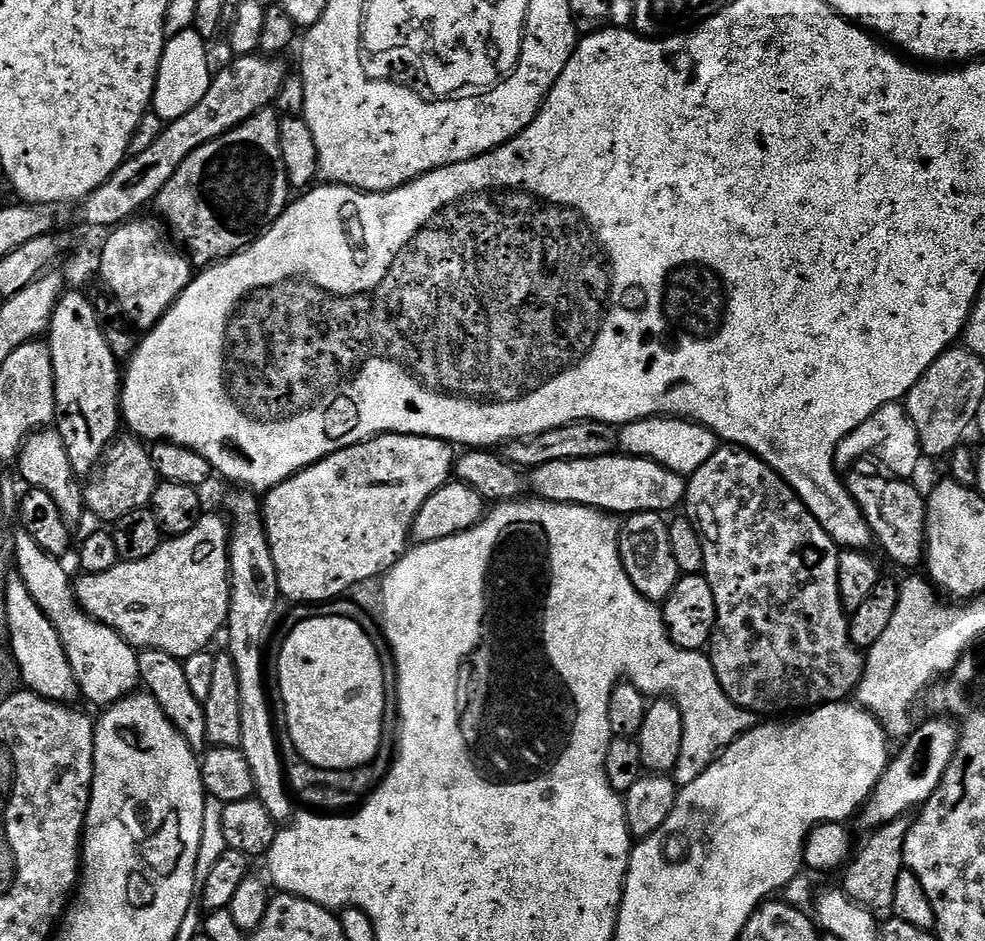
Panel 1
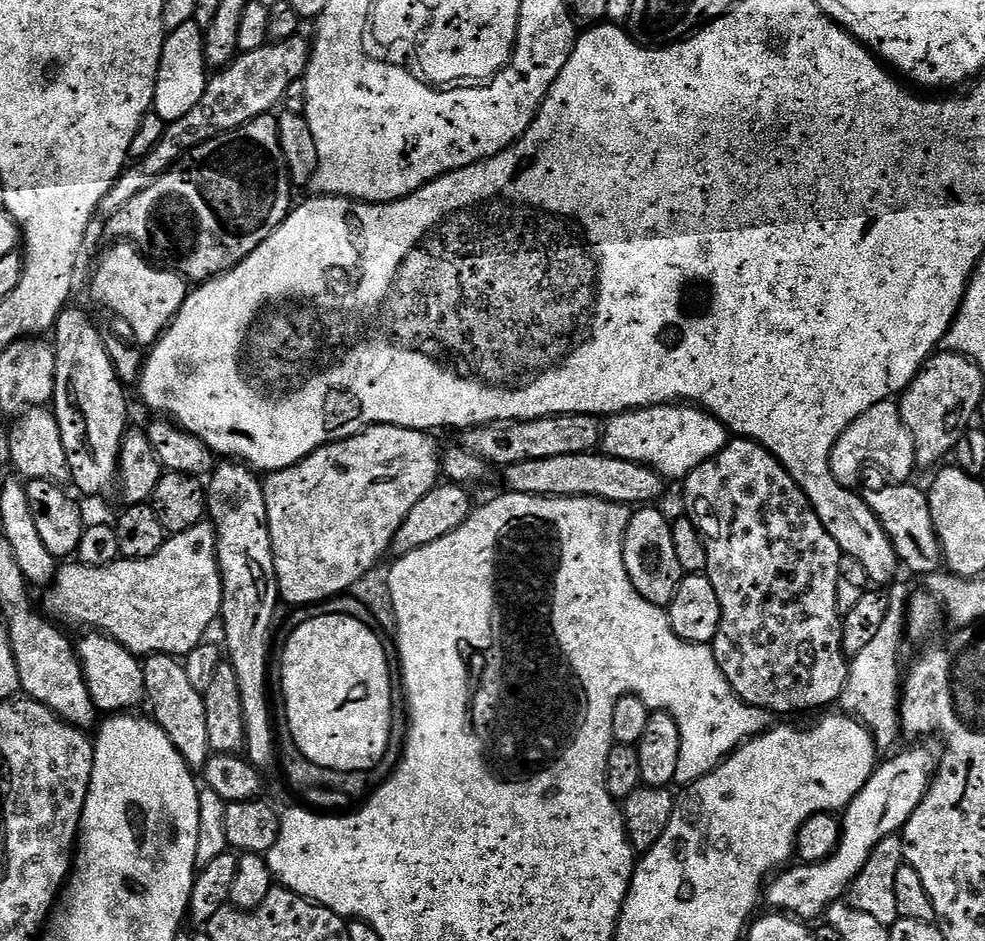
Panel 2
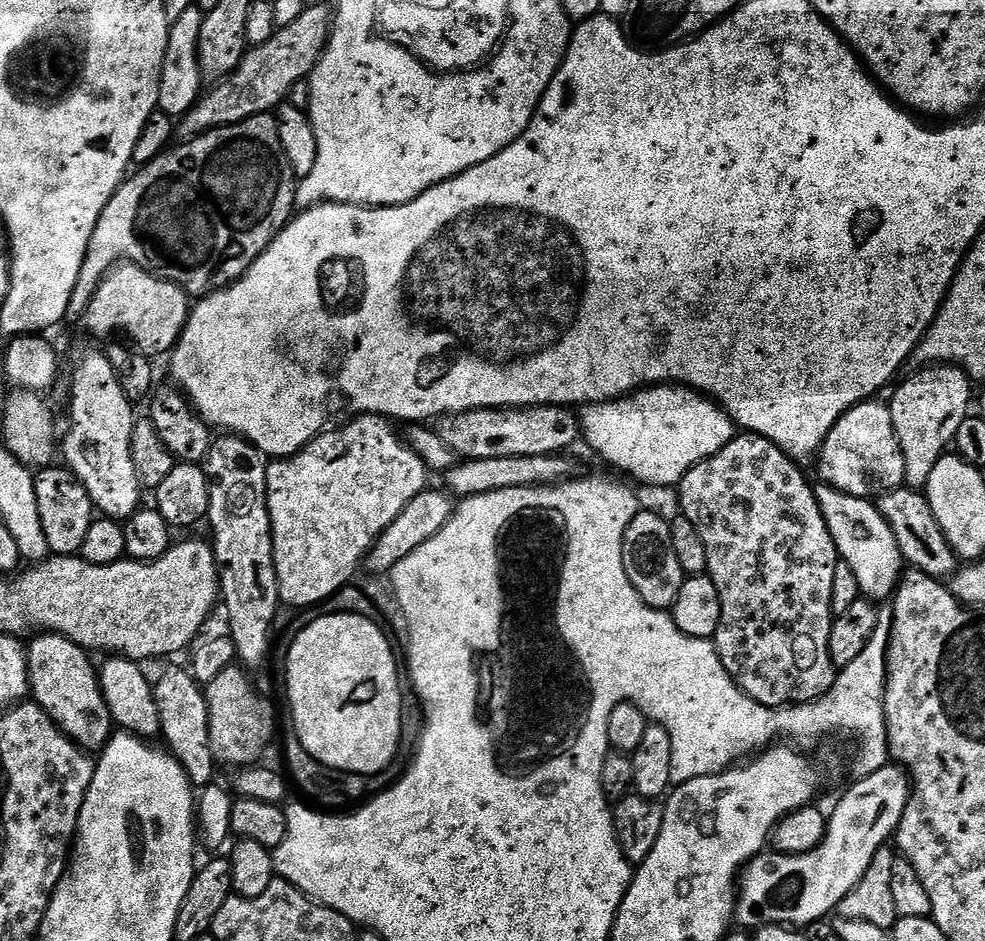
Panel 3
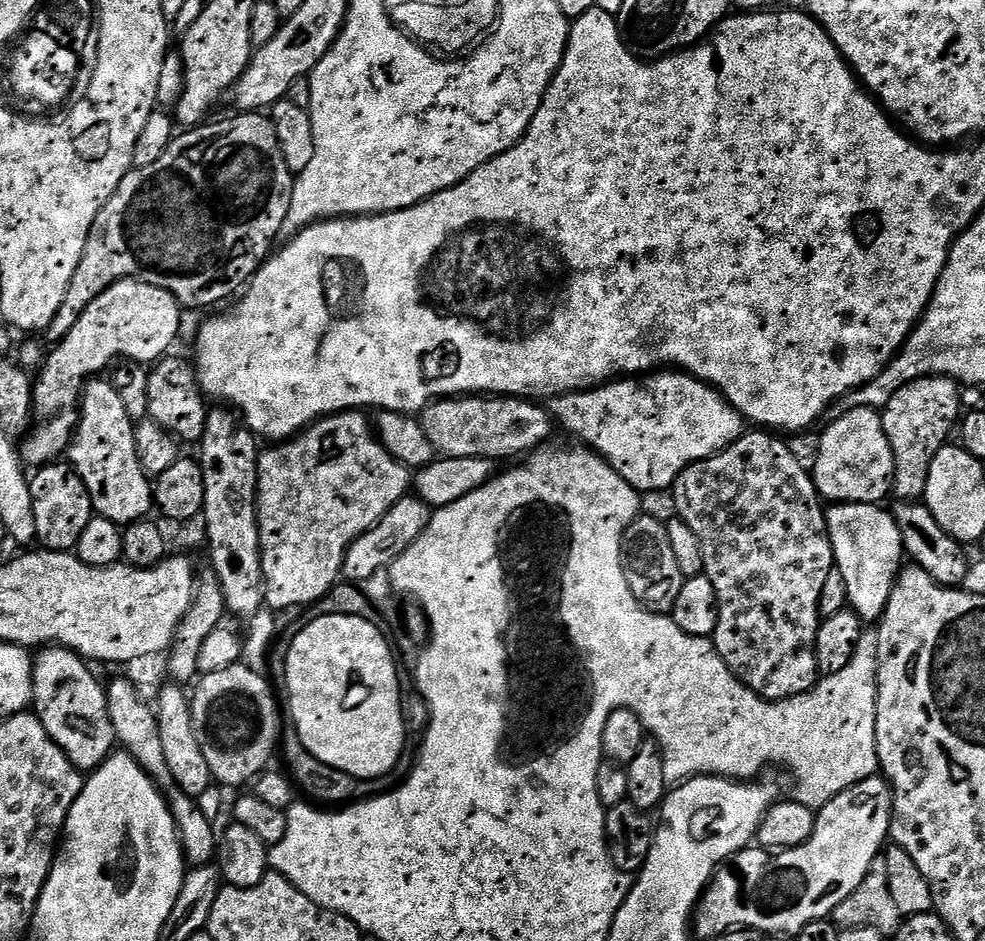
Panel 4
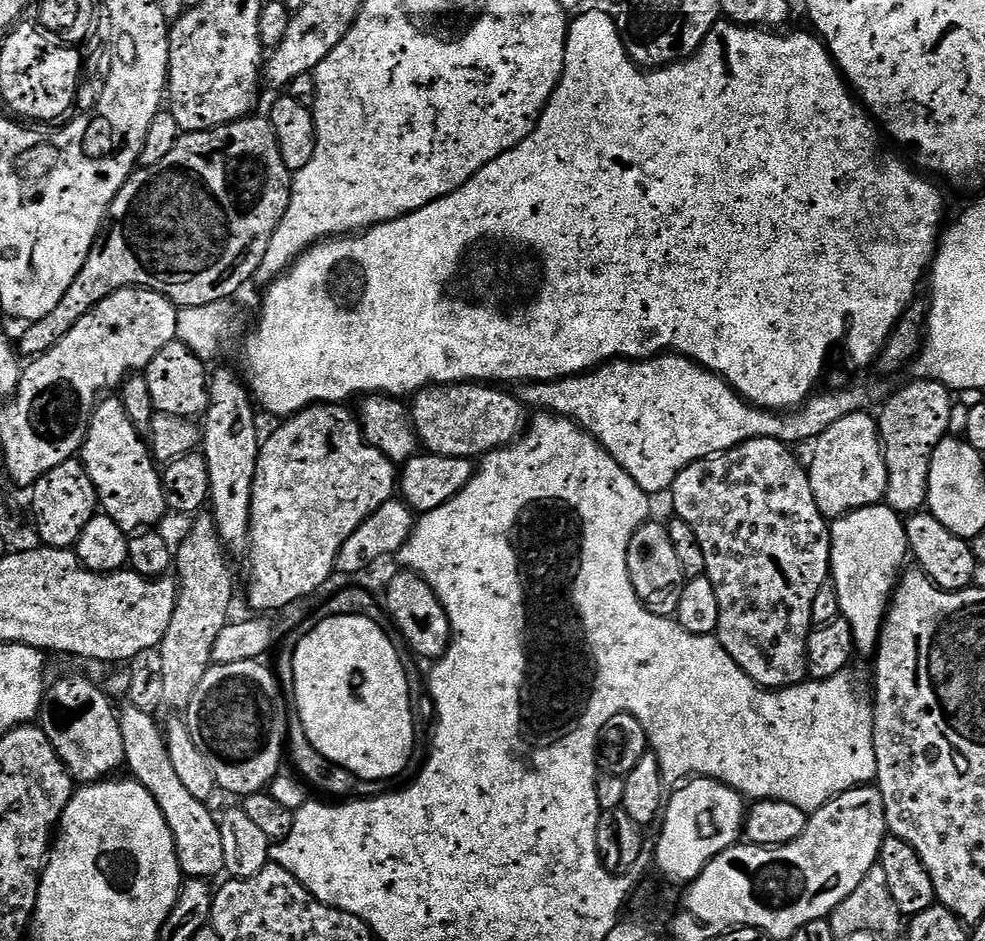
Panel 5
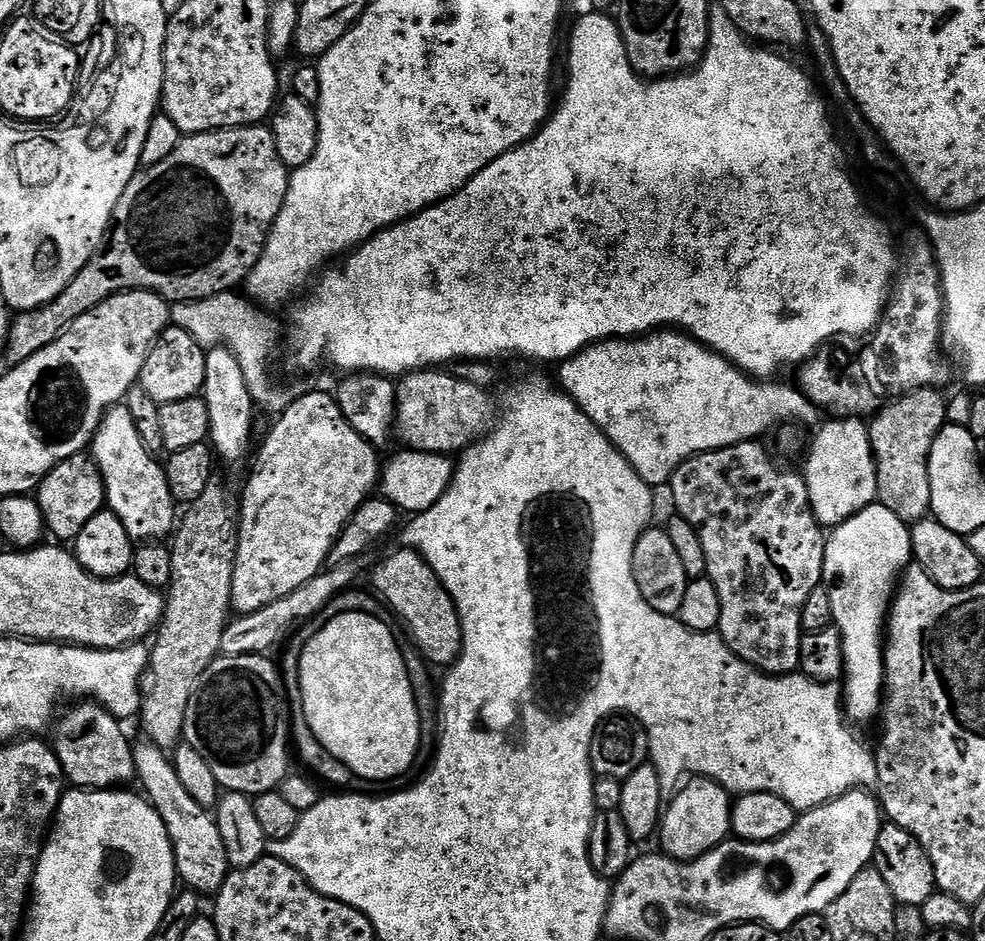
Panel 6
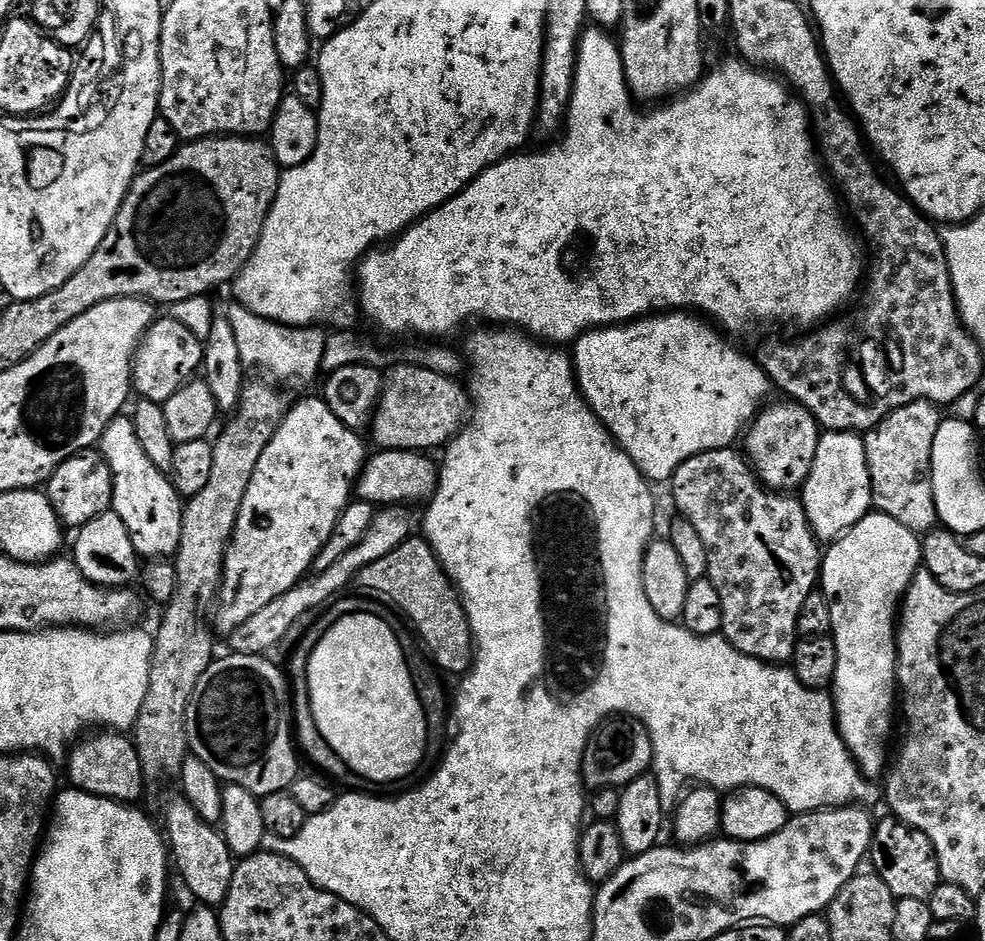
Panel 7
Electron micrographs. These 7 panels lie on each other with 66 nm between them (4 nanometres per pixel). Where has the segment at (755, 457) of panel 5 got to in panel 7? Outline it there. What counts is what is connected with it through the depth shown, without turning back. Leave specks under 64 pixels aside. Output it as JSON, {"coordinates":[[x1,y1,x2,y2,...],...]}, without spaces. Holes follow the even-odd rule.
{"coordinates":[[735,447,719,448,718,450,703,452,697,456,691,456,686,462,682,462,682,466,678,466,678,470,670,481,670,487,672,487,672,500,676,503,677,510,680,511,677,513,683,519,688,520,690,526,694,526,694,530,698,530,698,534,702,537,702,542,706,545,706,562,708,563,708,575,706,578,710,582,714,582,714,590,718,590,718,598,722,598,723,636,739,652,755,660,762,660,766,664,779,665,791,661,798,639,798,633,796,631,798,610,802,608,802,602,806,602,806,598,817,587,822,563,822,548,816,536,813,535,812,528,808,525,808,519,804,514,803,503,797,497,796,500,792,497,795,495,781,494,779,491,765,488,757,480,756,473,753,472,752,465,748,463,743,451,737,450]]}

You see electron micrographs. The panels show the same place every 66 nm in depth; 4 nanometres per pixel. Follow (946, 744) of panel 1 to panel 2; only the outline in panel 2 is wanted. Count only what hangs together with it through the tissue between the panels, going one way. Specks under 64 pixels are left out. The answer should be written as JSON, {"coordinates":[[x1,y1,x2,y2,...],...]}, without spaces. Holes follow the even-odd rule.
{"coordinates":[[927,743,917,744,920,744,917,748,897,751,893,760,885,764,883,761,868,779,866,786,862,786,860,793,850,801,842,813,840,841,829,860,817,864,797,863,796,868,785,867,771,877,766,888,766,904,768,900,772,907,769,909,780,914,791,914,804,922,812,922,815,916,823,917,847,893,862,866,866,866,874,846,878,846,882,838,899,833,928,792,928,785,938,767,938,756,924,745]]}

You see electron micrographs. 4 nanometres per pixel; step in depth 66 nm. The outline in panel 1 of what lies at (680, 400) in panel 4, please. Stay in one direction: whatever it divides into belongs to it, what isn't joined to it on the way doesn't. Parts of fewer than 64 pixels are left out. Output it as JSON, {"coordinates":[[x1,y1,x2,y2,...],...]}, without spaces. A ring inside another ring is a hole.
{"coordinates":[[651,416,649,420,636,420,632,424,623,425,619,434,619,447,627,455,653,460,685,478,696,472,698,466,702,466,706,458,713,456,718,447,718,438,709,428,683,418]]}

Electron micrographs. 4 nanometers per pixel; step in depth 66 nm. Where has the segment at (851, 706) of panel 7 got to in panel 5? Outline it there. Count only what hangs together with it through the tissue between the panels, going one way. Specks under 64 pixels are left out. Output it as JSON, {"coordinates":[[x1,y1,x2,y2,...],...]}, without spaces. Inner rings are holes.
{"coordinates":[[884,502,870,506,869,508,860,508,856,512,850,512,847,516,841,516,839,520,835,521,835,523,831,525,830,531,832,534,832,566,830,569,830,580,831,583,836,585,836,589,838,590,838,606,840,607,840,616,843,617,843,619,848,620,850,622,850,626,852,627,852,642,857,653,875,653,880,643,880,629,884,627,884,618,888,615,892,594,896,591,898,577,902,572,900,563,903,562,904,556,906,560,906,557,909,555,908,539,904,533,904,526,905,521,902,519,901,513,894,511,893,508,888,507,887,503]]}

